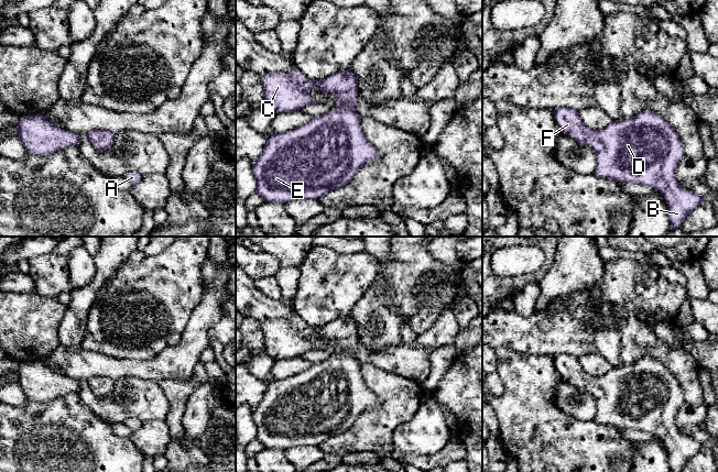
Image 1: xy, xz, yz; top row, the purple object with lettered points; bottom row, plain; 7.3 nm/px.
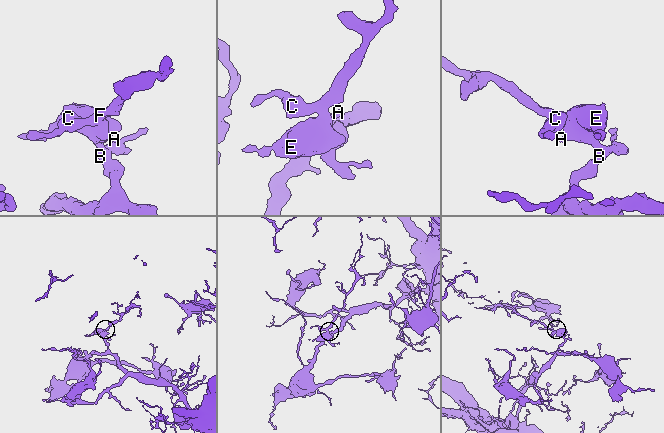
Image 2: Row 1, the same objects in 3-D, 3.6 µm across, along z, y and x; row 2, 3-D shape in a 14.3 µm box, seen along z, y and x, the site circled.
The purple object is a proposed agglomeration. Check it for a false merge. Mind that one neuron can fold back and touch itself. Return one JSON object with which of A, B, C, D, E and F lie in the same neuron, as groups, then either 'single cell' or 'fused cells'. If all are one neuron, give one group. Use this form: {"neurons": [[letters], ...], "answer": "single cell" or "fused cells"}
{"neurons": [["A", "B", "C", "D", "E", "F"]], "answer": "single cell"}

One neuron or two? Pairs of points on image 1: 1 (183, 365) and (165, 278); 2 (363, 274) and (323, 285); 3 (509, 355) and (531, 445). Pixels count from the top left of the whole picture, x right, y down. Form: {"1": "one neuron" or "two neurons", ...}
{"1": "two neurons", "2": "one neuron", "3": "one neuron"}

